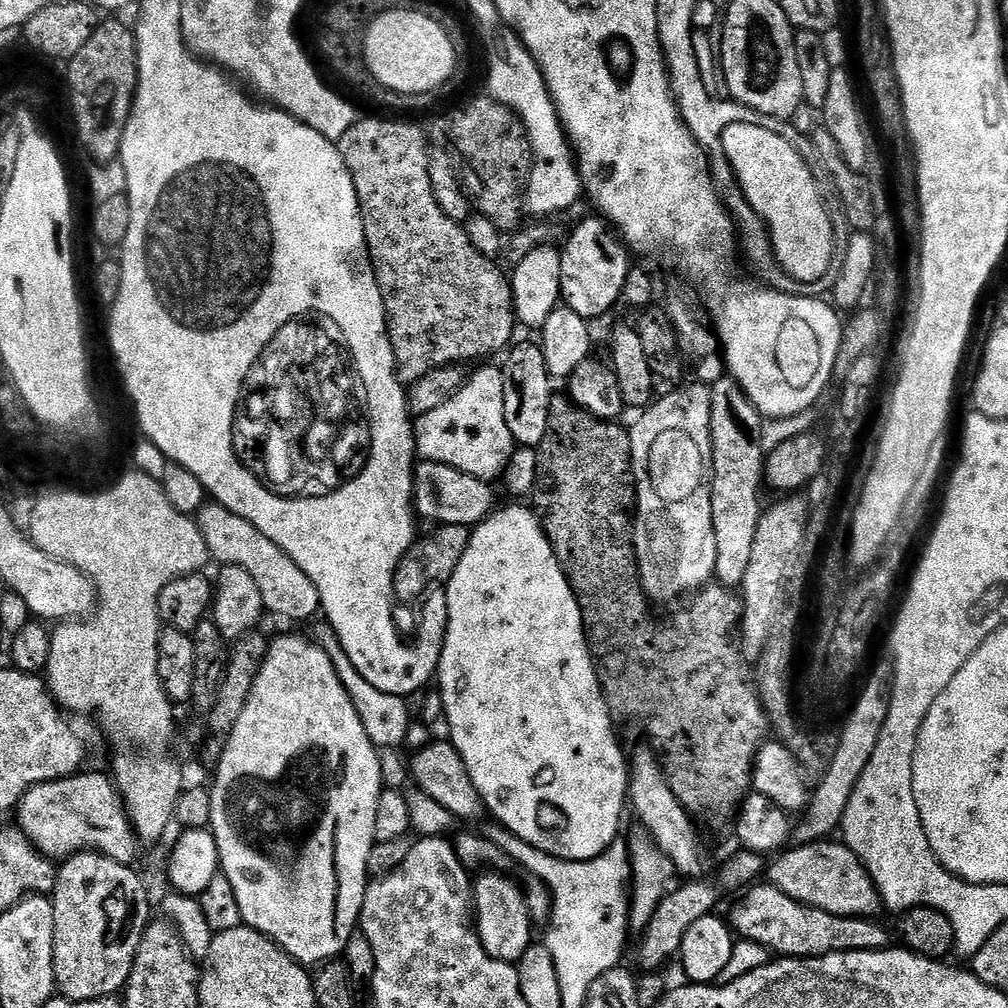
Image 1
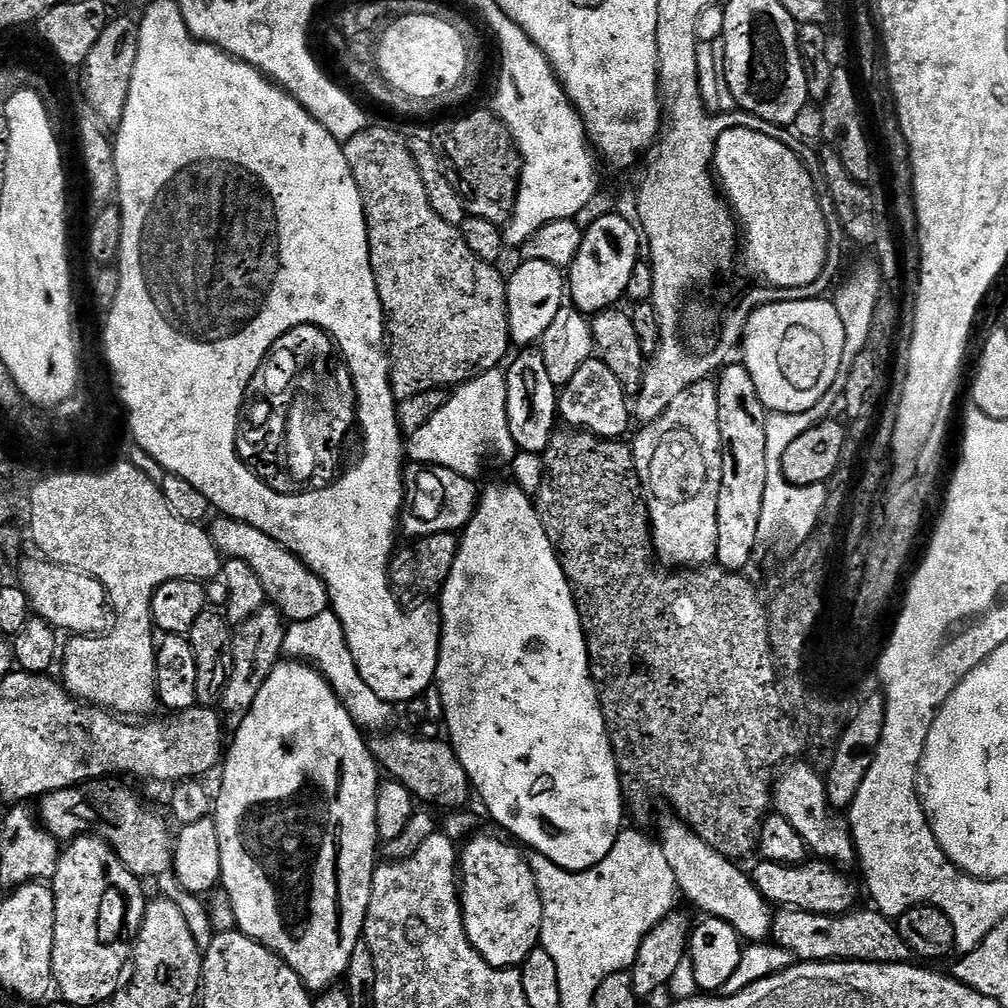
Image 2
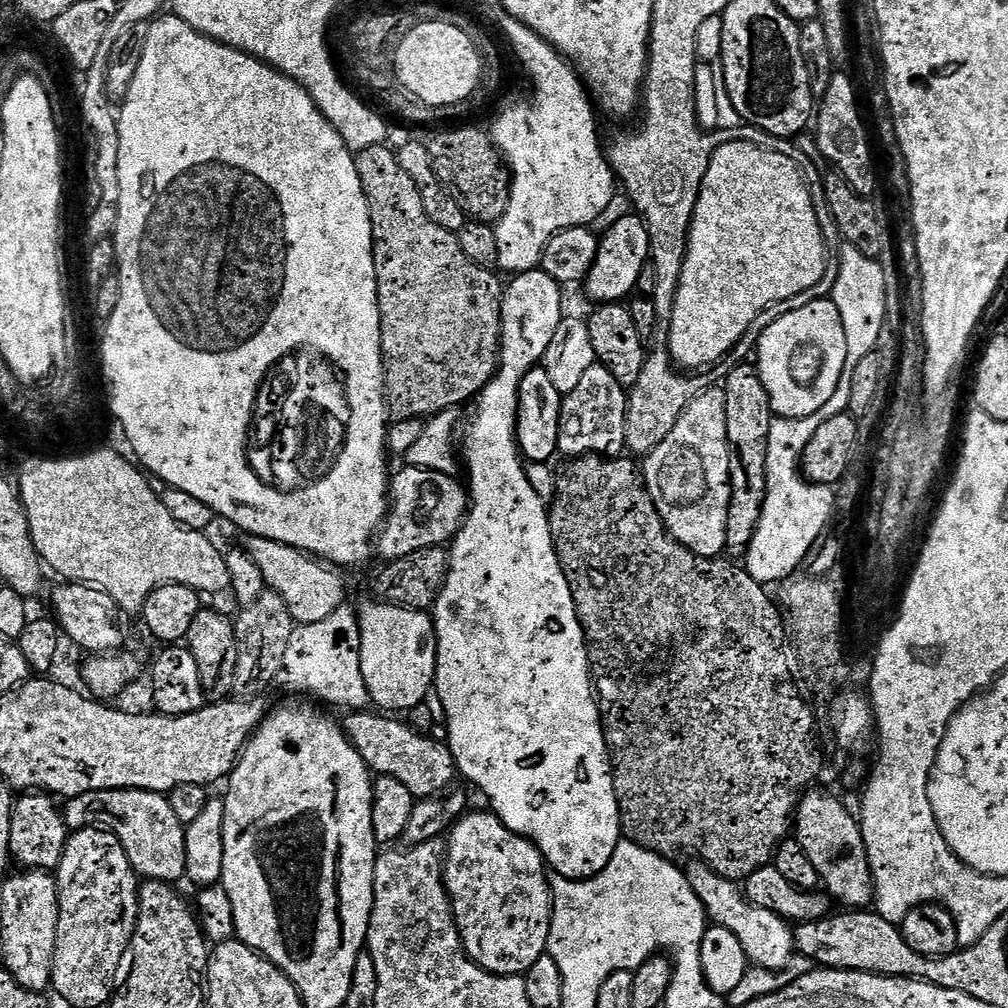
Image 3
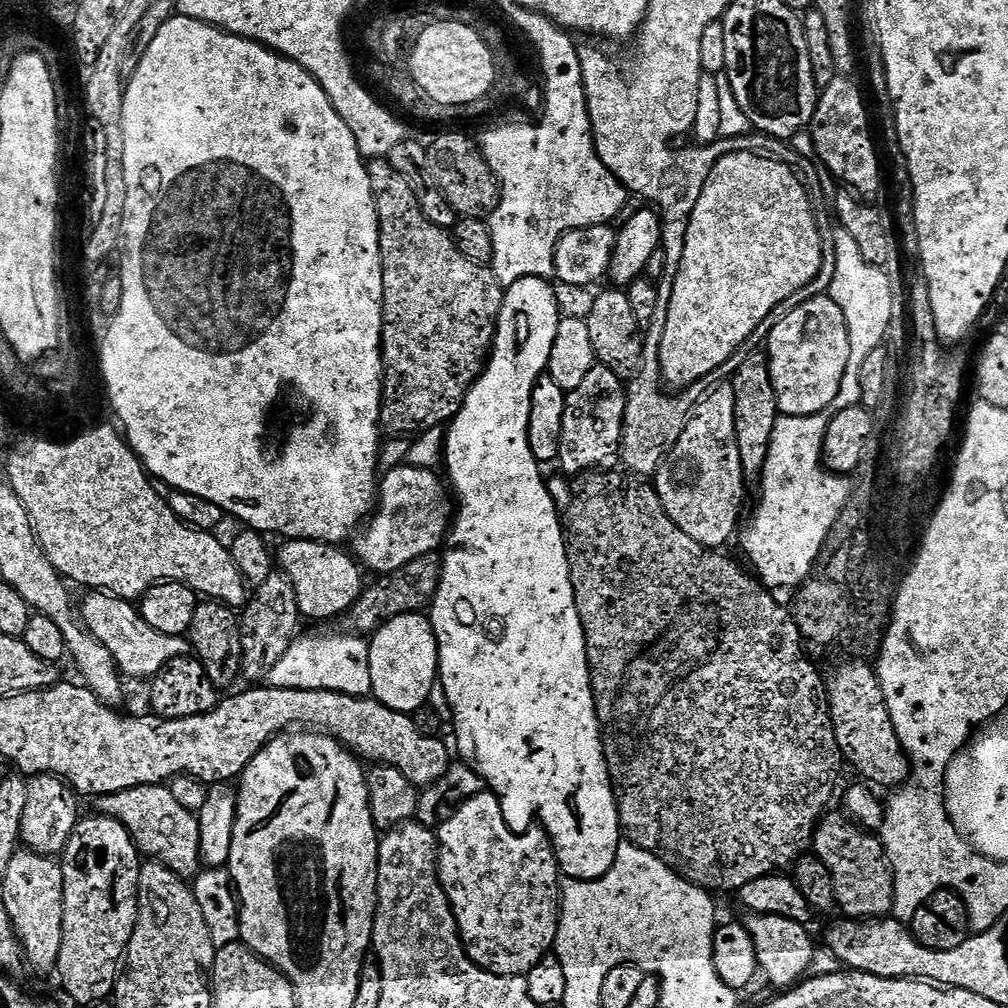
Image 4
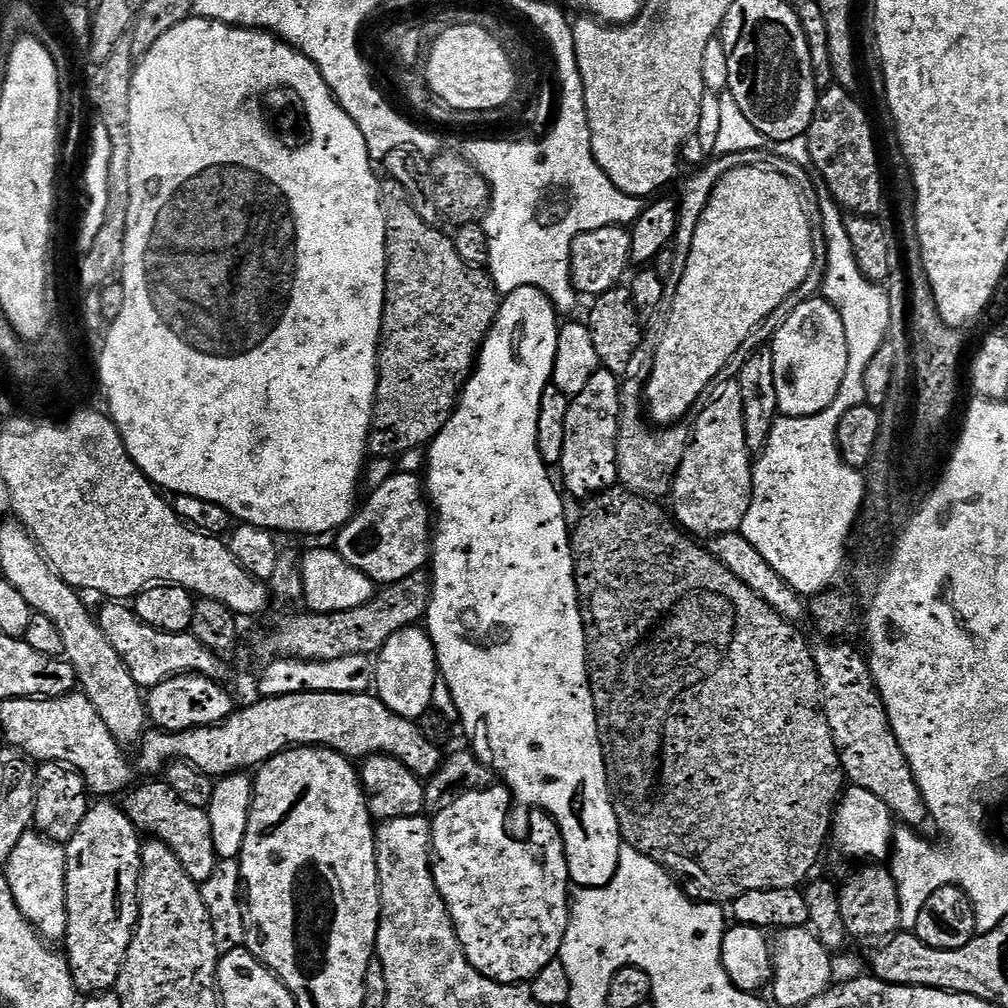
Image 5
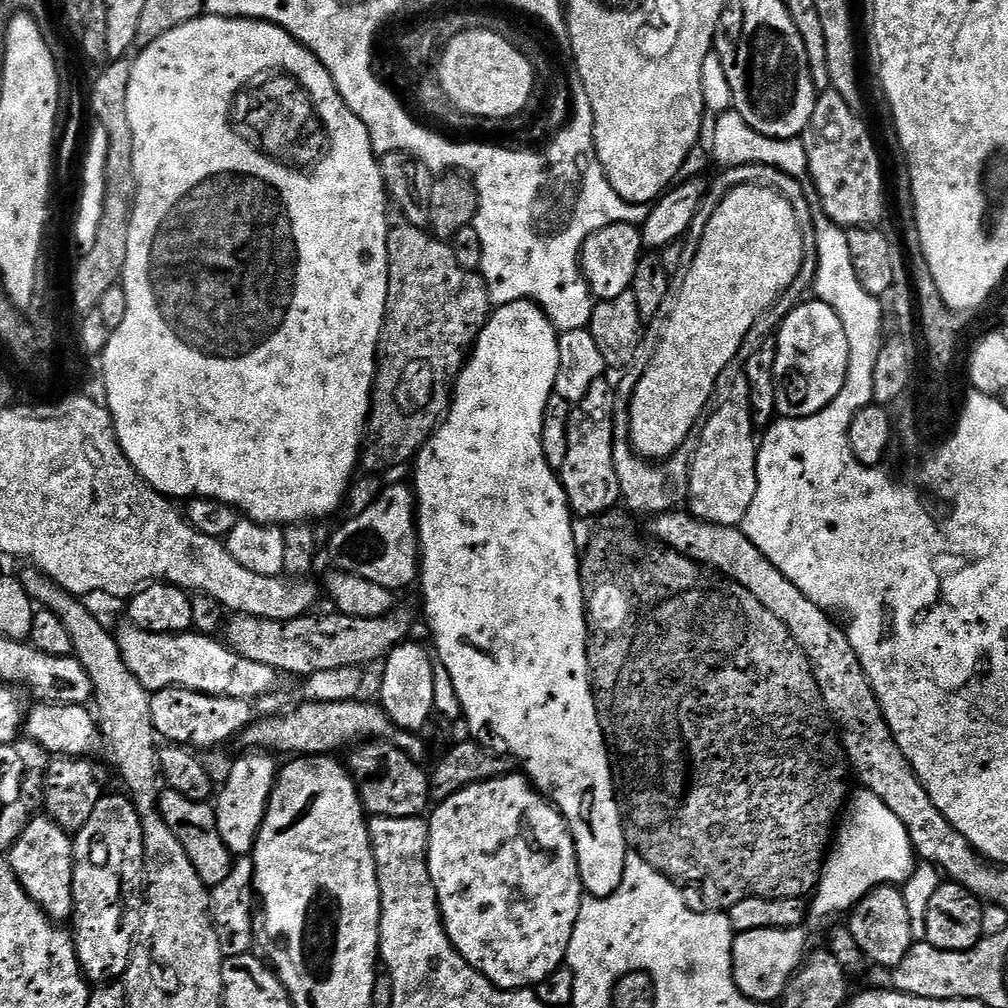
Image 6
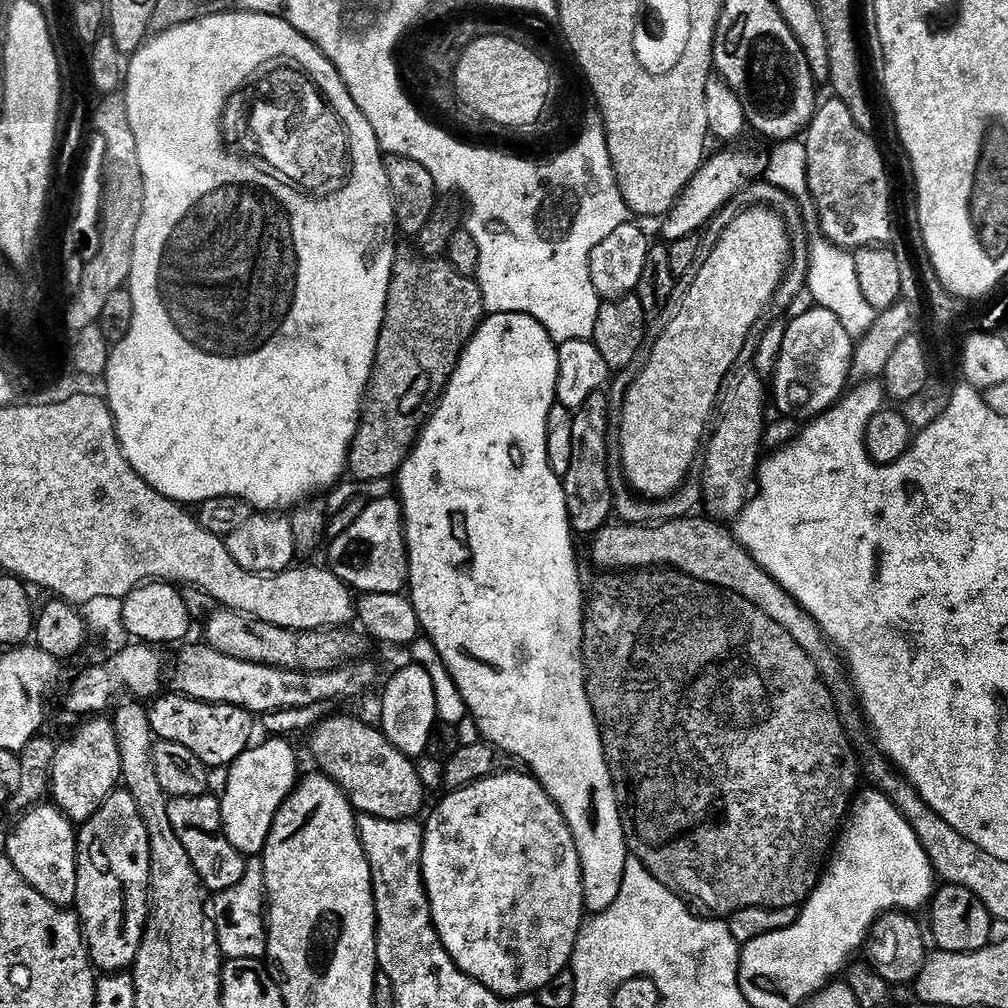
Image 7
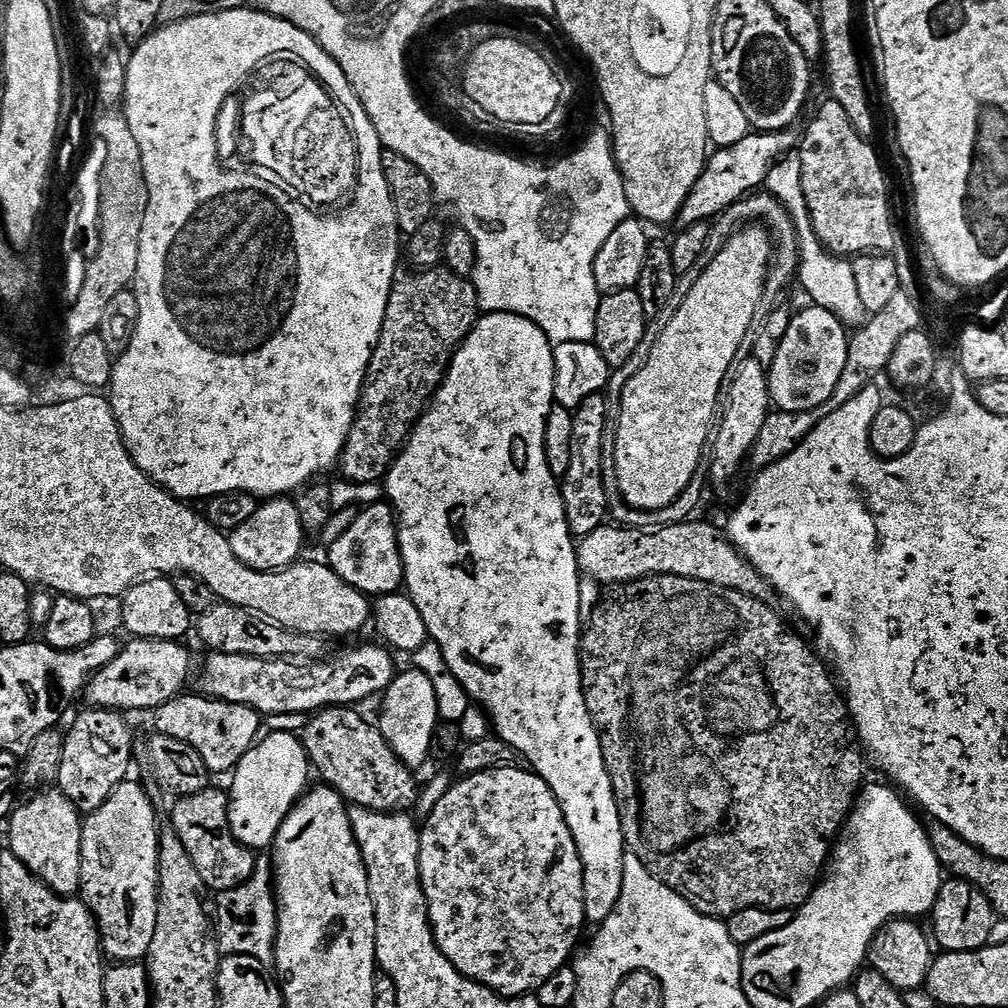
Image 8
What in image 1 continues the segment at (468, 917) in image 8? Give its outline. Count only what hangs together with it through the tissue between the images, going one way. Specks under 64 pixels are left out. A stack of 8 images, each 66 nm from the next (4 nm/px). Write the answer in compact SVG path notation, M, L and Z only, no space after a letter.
M488 870L480 875L484 874L485 876L480 876L477 880L475 877L472 889L476 935L480 937L480 945L496 960L518 962L534 940L534 921L528 909L525 889L519 888L514 881L499 876L496 870Z

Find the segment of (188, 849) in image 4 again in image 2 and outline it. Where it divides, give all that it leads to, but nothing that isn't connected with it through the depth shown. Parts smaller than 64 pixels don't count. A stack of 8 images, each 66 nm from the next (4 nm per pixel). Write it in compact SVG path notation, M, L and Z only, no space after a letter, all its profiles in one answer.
M108 778L94 780L78 788L48 792L39 797L41 824L61 842L71 842L89 834L100 836L112 845L118 858L137 878L156 878L172 870L174 832L168 829L169 821L164 821L150 805L143 804L126 785L112 783L116 782Z

